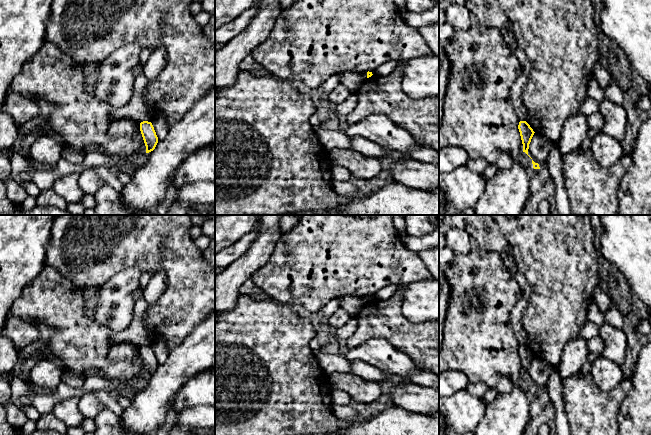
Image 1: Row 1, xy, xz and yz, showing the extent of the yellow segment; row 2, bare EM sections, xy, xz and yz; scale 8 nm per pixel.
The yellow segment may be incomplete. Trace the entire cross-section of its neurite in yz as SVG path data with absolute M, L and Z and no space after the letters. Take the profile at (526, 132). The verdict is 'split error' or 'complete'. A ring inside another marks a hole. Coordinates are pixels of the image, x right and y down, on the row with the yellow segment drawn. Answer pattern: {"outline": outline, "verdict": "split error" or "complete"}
{"outline": "M520 121L518 129L523 144L523 152L528 155L529 144L535 132L526 121Z", "verdict": "complete"}

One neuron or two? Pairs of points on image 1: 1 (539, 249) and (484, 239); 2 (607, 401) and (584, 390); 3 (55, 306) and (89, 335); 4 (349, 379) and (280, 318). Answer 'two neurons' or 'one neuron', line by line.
1: two neurons
2: one neuron
3: one neuron
4: two neurons

